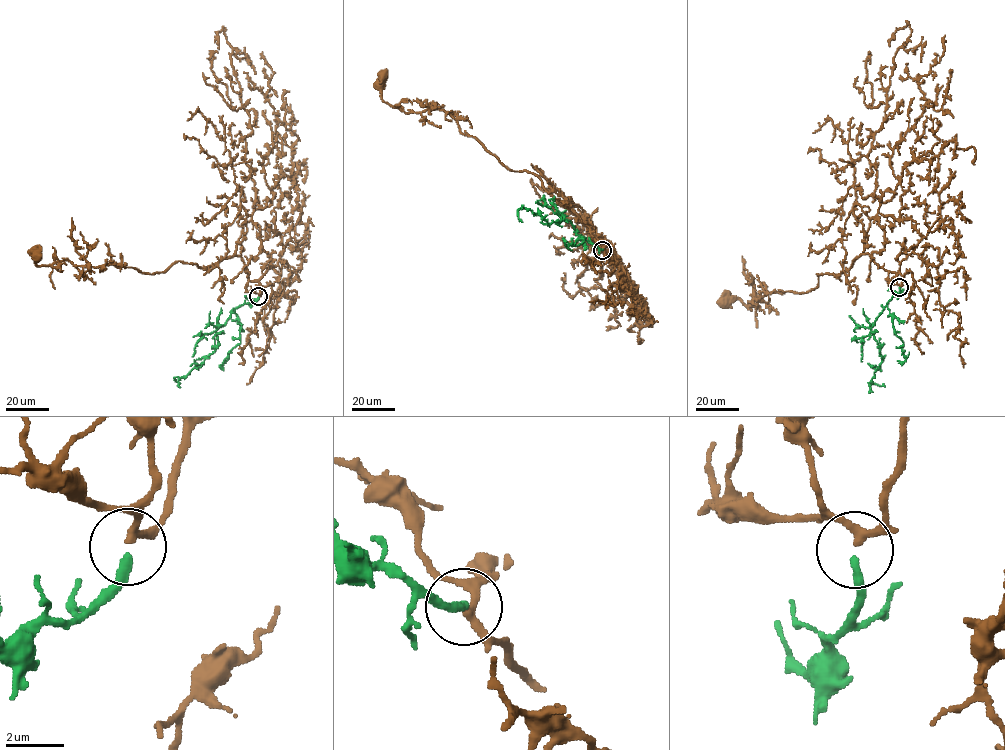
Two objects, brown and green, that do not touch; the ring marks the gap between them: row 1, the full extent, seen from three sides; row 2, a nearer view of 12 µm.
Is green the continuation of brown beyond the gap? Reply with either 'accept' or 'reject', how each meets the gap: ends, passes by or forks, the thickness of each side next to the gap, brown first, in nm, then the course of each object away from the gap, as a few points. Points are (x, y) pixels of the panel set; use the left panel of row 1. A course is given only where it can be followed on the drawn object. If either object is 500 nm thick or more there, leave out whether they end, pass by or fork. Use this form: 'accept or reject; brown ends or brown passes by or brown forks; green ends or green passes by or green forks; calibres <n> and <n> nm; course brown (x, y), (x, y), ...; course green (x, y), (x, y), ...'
accept; brown passes by; green ends; calibres 240 and 280 nm; course brown (258, 296), (246, 290), (240, 256), (204, 267), (180, 261), (152, 274), (110, 263), (39, 266), (37, 255); course green (258, 297), (232, 311), (216, 331), (215, 350), (185, 376), (174, 377), (179, 383)

